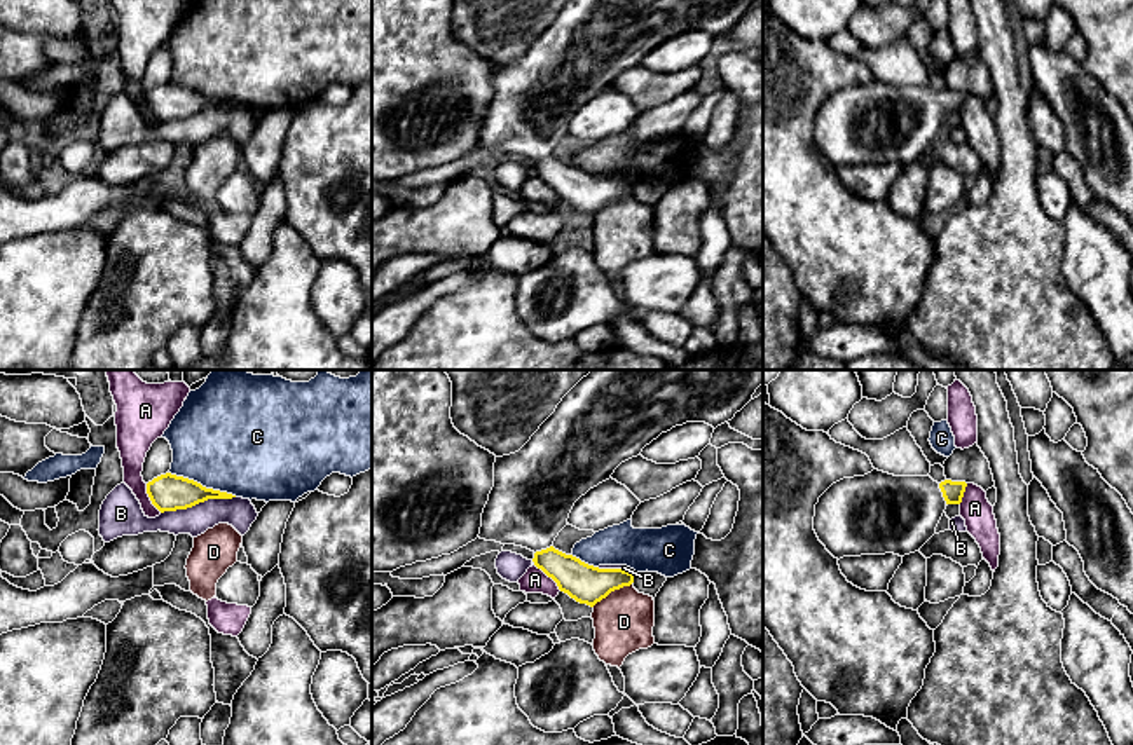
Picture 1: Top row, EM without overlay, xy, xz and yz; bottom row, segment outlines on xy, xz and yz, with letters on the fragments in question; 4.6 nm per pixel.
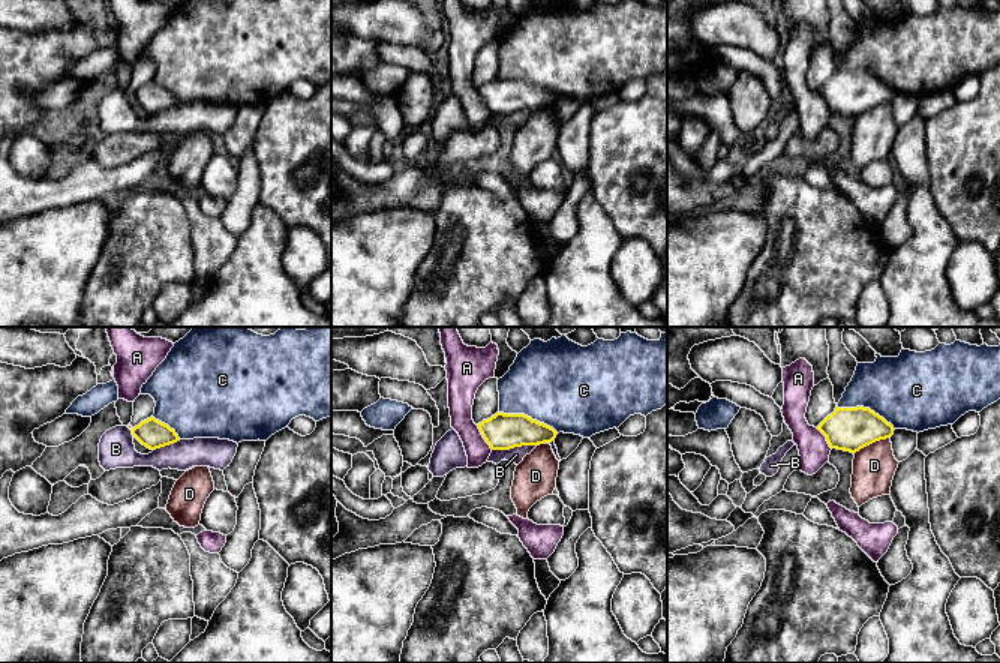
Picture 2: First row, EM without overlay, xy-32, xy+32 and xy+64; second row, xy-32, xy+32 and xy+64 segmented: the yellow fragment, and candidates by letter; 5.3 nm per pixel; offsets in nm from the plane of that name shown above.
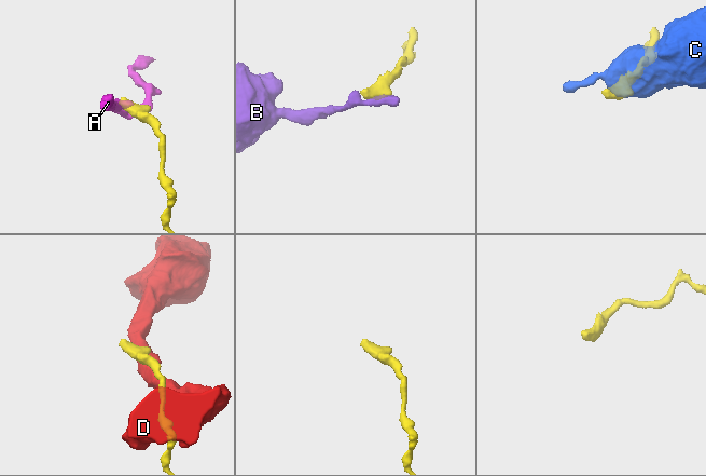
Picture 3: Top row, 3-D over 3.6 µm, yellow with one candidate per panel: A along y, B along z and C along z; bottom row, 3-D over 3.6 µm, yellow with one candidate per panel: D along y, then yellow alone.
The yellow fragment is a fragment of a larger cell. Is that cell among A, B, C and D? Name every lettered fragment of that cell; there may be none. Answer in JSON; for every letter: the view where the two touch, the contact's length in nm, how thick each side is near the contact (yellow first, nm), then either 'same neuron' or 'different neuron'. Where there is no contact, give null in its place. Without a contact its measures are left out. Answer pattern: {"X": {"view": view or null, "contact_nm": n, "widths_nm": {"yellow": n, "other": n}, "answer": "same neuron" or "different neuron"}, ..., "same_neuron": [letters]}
{"A": {"view": "xz", "contact_nm": 180, "widths_nm": {"yellow": 180, "other": 110}, "answer": "different neuron"}, "B": {"view": "xy", "contact_nm": 360, "widths_nm": {"yellow": 180, "other": 140}, "answer": "different neuron"}, "C": {"view": "xy", "contact_nm": 340, "widths_nm": {"yellow": 180, "other": 460}, "answer": "different neuron"}, "D": {"view": "xz", "contact_nm": 220, "widths_nm": {"yellow": 180, "other": 280}, "answer": "different neuron"}, "same_neuron": []}

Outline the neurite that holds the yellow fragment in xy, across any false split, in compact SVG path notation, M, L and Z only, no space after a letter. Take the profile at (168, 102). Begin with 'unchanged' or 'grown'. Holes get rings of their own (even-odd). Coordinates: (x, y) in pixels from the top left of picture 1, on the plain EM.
unchanged; M171 82L161 84L147 92L147 103L152 113L161 120L187 119L208 108L232 108L236 105L206 98L201 92L176 85Z

